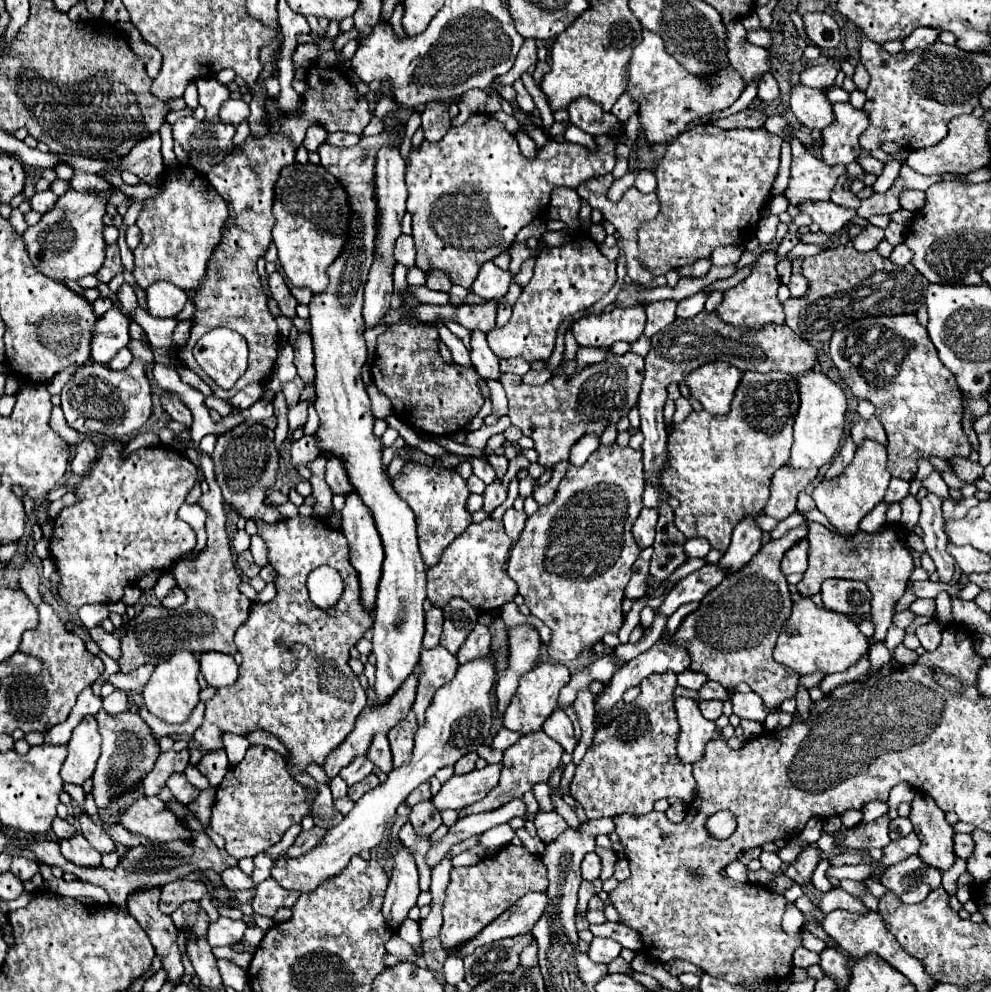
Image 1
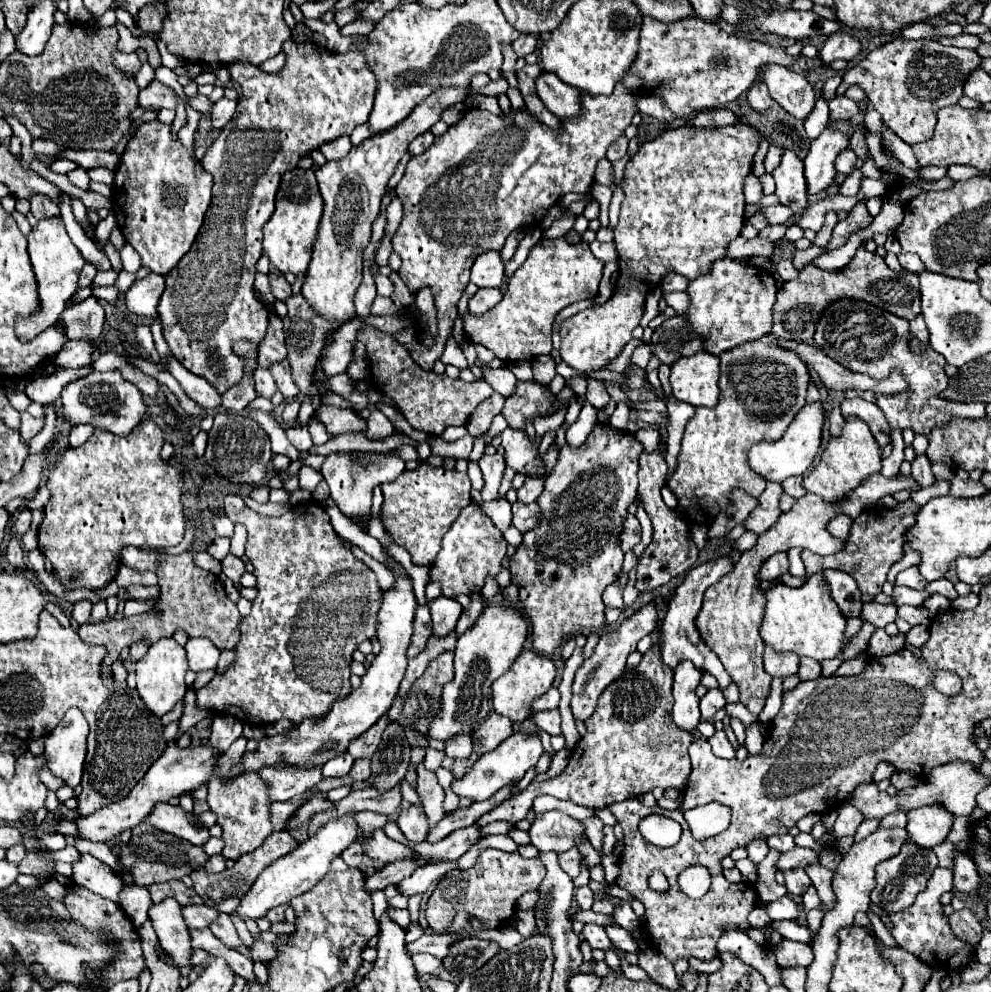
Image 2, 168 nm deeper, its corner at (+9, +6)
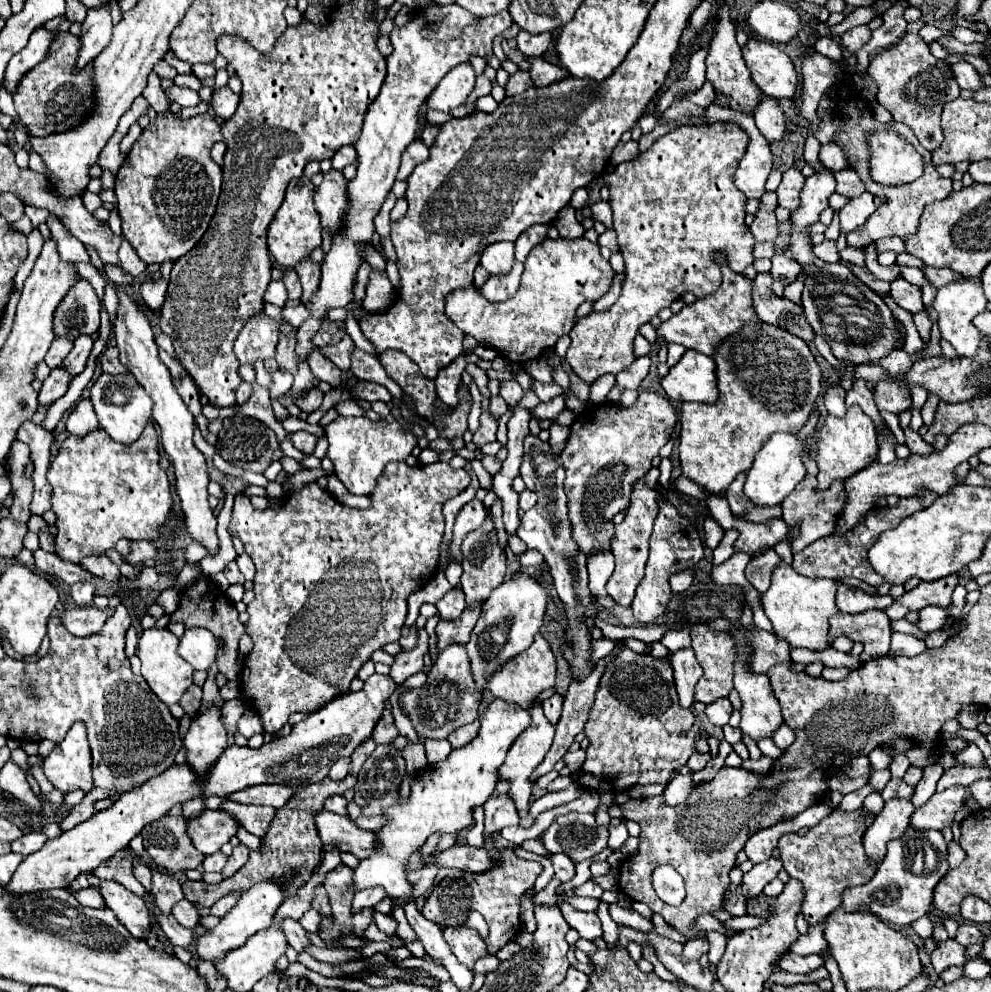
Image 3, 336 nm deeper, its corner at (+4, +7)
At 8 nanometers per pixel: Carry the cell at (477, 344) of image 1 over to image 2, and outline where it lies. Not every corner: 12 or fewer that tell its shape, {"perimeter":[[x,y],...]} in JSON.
{"perimeter":[[484,367],[484,379],[502,397],[518,379],[510,369]]}

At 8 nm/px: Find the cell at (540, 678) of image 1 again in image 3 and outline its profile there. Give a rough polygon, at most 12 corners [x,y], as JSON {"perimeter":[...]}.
{"perimeter":[[537,634],[489,678],[495,698],[527,708],[555,686],[555,656]]}

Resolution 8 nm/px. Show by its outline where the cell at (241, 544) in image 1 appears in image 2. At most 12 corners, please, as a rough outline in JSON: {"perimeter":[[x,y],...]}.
{"perimeter":[[214,539],[208,547],[214,559],[230,553],[230,539]]}

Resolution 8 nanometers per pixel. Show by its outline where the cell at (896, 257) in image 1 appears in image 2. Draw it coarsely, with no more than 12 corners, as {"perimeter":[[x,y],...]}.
{"perimeter":[[906,251],[898,255],[902,267],[918,273],[926,271],[920,257]]}

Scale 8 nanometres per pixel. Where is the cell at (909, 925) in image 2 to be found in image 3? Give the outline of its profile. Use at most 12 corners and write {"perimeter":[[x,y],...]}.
{"perimeter":[[957,842],[949,844],[949,868],[963,862],[965,852]]}

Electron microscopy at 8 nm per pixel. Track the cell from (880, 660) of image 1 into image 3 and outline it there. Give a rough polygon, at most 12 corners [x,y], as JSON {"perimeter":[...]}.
{"perimeter":[[927,606],[919,612],[915,626],[927,636],[941,630],[947,610]]}

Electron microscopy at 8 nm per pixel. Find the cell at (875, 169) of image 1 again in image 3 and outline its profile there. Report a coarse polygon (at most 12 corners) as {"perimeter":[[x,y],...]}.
{"perimeter":[[837,144],[821,146],[821,162],[831,170],[849,166],[847,154]]}

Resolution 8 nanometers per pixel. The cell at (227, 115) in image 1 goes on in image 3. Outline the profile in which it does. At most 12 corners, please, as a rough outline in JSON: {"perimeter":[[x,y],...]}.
{"perimeter":[[173,86],[167,90],[171,102],[179,106],[197,106],[199,92]]}

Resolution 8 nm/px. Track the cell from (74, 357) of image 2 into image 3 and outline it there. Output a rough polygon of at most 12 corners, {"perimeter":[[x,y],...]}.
{"perimeter":[[63,364],[51,370],[39,390],[41,406],[67,392],[73,374]]}

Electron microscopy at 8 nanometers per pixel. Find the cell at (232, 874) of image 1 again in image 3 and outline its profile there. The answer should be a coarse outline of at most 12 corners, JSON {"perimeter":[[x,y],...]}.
{"perimeter":[[223,852],[205,856],[205,872],[221,872],[227,864]]}

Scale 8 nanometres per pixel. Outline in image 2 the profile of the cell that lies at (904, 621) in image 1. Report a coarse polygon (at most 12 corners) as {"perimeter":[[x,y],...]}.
{"perimeter":[[866,601],[860,619],[876,629],[896,619],[894,605]]}

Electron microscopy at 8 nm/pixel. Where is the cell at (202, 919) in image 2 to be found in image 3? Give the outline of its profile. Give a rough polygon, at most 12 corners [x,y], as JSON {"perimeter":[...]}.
{"perimeter":[[179,900],[173,916],[185,928],[197,928],[199,912],[189,900]]}

